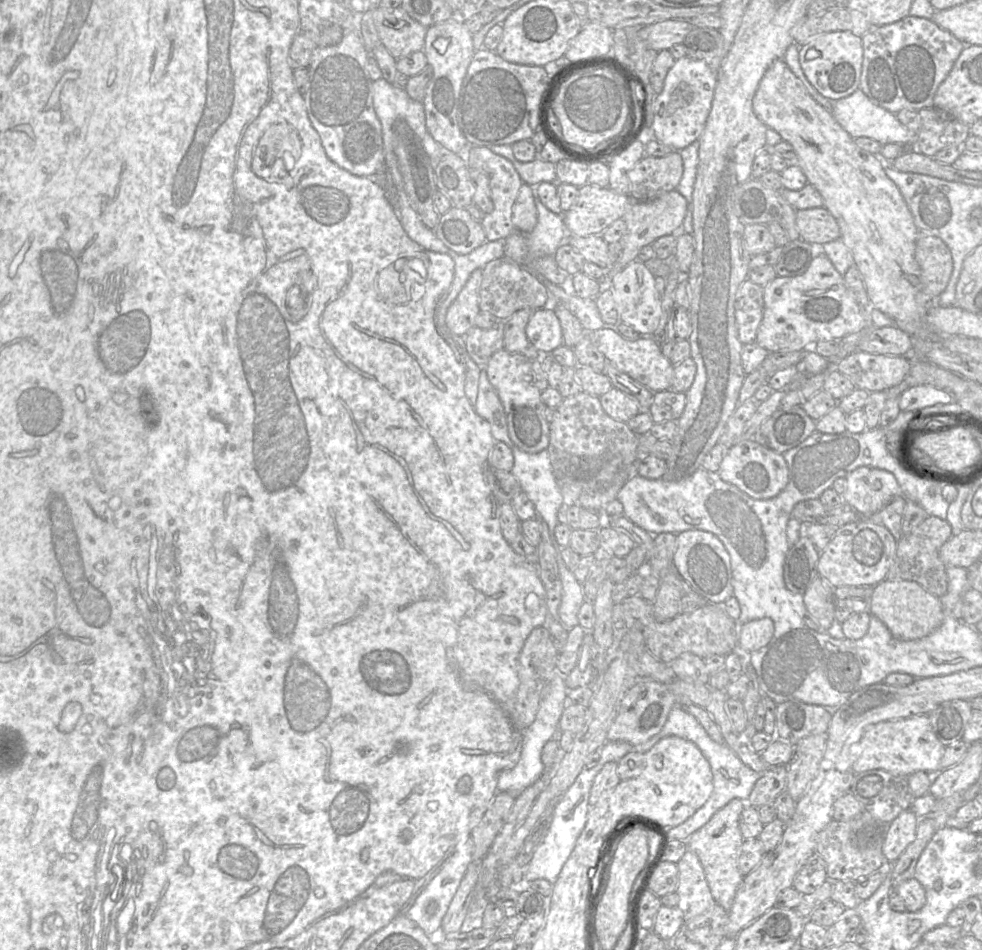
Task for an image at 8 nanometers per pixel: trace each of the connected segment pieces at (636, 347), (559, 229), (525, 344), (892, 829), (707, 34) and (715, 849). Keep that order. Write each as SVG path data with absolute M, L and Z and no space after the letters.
M617 325L587 332L591 341L605 356L607 363L612 363L618 370L626 373L652 392L669 390L674 376L674 365L663 355L661 343L651 336L642 336L637 340L624 338L617 330Z
M533 187L533 197L537 210L537 223L527 234L527 253L529 259L553 256L557 247L567 239L562 214L547 209L536 194Z
M521 309L504 322L504 348L511 353L521 354L533 361L541 358L541 354L534 348L526 336L526 326L532 312L536 309Z
M907 809L887 825L882 852L889 863L894 863L916 839L917 824L918 817Z
M694 27L682 42L687 47L687 57L704 61L717 71L725 58L725 45L720 31Z
M741 799L730 800L686 841L688 849L698 856L703 866L715 902L727 912L731 909L736 891L744 878L738 868L738 858L744 841L739 828L739 817L744 807L745 802Z

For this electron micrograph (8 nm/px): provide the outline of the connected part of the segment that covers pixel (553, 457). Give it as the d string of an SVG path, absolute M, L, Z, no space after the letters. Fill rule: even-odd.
M584 391L564 398L555 409L549 424L550 442L547 451L553 474L557 479L563 501L568 506L579 505L588 510L602 513L603 508L617 498L617 491L636 474L639 436L625 422L611 418L602 408L599 397Z

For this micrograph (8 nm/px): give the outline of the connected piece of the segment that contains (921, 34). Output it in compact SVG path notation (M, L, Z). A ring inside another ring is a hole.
M915 16L872 28L861 38L863 62L859 89L875 105L893 114L904 109L919 111L933 107L939 85L964 49L959 39L931 19Z

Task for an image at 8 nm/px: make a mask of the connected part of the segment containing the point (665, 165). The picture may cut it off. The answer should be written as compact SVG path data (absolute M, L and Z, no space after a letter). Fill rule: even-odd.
M679 151L663 157L642 157L628 172L629 196L633 201L653 200L675 190L683 174Z

